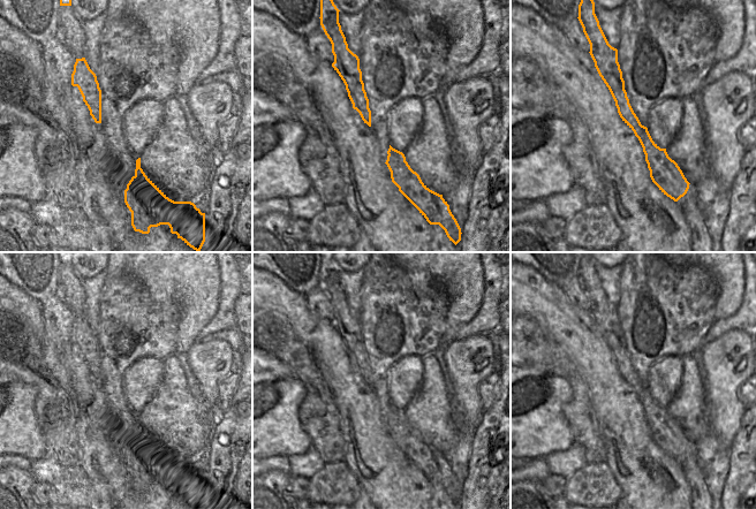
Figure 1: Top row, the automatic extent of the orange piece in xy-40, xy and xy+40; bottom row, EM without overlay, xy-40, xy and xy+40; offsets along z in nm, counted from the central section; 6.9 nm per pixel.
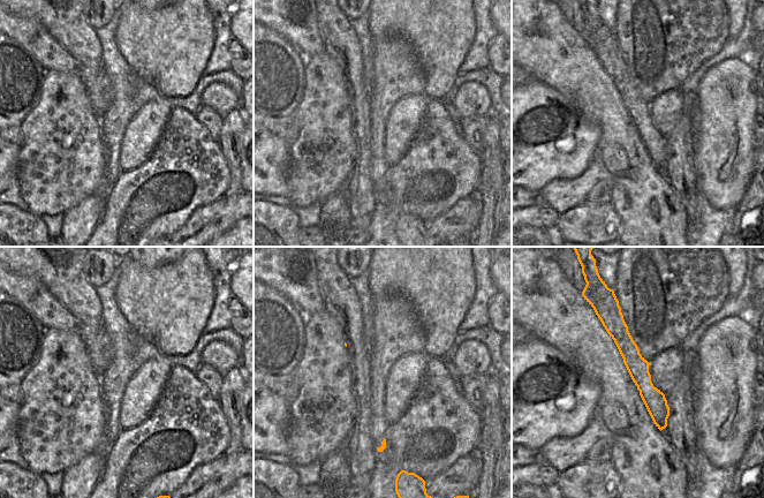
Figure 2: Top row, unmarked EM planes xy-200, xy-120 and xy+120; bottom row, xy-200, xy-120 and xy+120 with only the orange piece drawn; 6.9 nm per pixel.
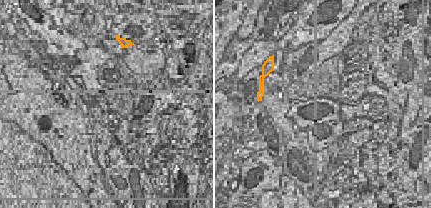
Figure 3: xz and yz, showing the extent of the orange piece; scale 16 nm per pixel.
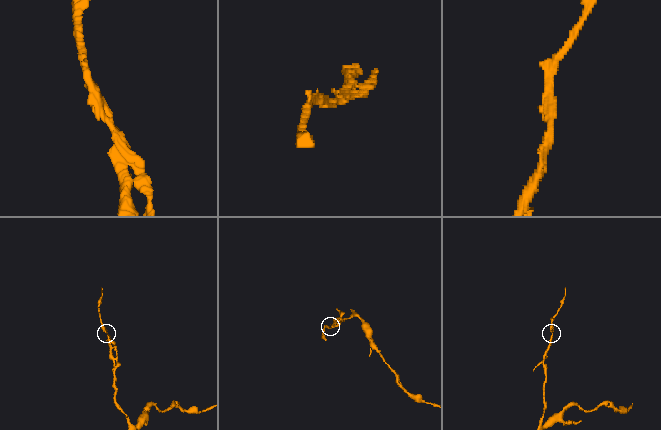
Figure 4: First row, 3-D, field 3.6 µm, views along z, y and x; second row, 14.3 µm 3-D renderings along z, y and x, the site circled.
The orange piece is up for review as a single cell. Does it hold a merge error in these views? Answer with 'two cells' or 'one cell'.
two cells

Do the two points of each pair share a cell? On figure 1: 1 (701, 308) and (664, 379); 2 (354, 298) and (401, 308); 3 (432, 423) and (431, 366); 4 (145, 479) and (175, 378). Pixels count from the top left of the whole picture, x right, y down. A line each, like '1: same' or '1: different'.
1: different
2: different
3: same
4: different

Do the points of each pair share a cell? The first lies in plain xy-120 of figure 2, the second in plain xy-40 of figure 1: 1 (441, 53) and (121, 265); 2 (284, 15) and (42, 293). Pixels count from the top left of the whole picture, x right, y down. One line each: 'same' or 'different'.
1: same
2: same

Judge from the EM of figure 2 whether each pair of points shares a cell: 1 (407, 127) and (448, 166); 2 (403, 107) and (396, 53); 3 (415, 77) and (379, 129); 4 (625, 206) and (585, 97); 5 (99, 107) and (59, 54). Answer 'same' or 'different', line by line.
1: different
2: different
3: same
4: same
5: same

